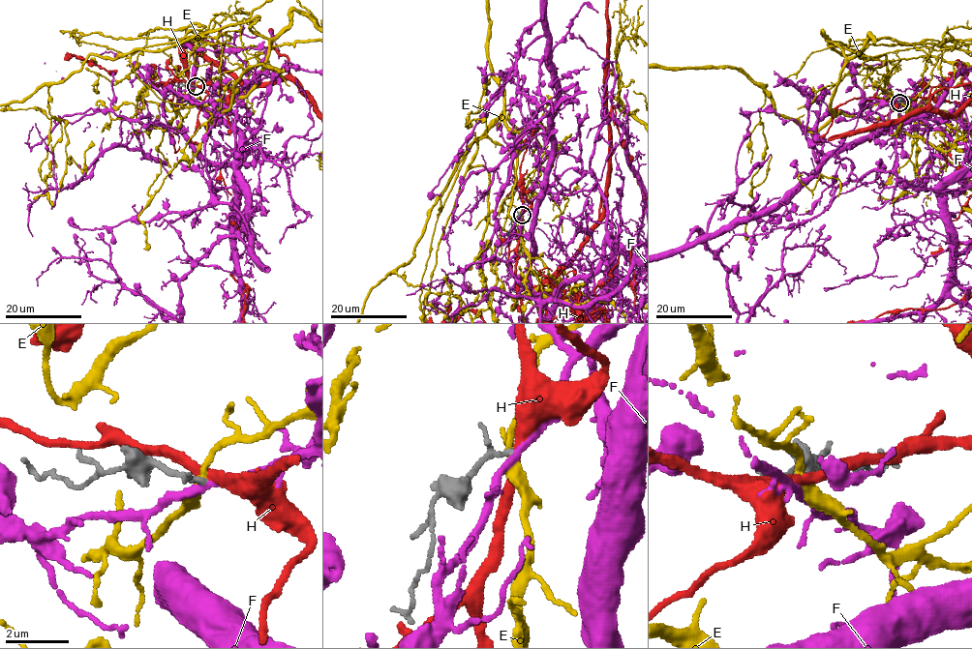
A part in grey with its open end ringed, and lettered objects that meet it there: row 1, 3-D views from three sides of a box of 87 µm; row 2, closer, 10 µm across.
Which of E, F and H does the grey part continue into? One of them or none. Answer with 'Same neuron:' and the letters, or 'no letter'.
Same neuron: no letter

